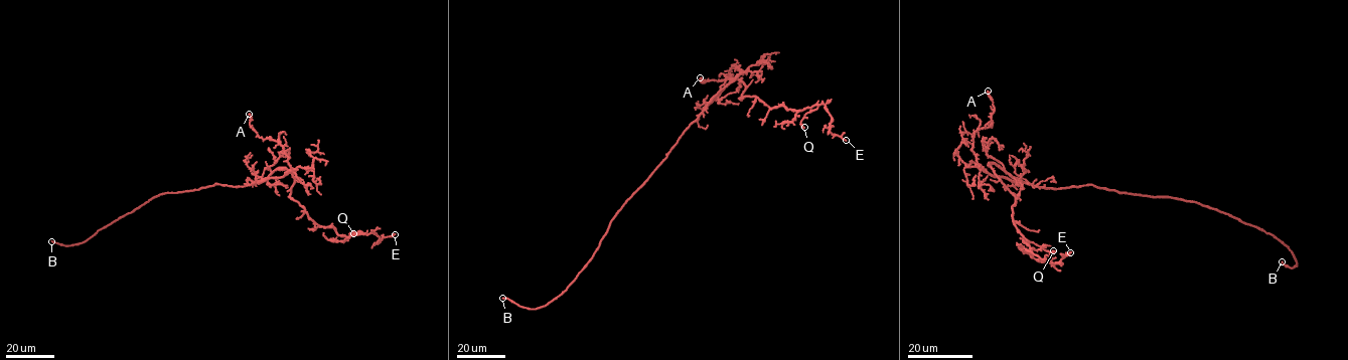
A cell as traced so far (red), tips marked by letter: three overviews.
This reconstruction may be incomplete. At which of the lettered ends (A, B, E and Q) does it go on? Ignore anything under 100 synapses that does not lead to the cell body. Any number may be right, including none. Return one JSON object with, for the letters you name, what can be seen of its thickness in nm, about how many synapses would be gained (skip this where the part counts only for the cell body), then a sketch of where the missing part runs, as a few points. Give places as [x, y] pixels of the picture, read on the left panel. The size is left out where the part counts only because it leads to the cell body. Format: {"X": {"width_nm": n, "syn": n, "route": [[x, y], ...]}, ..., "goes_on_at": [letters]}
{"B": {"width_nm": 220, "route": [[51, 241], [41, 233], [26, 233], [14, 227], [2, 213]]}, "goes_on_at": ["B"]}

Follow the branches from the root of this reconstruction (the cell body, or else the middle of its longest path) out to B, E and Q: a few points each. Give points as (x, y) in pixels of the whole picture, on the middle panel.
B: (681, 136), (667, 157), (617, 212), (592, 257), (565, 291), (537, 309), (522, 307), (502, 298)
E: (681, 136), (739, 78), (745, 85), (741, 99), (756, 97), (770, 108), (824, 104), (829, 131), (846, 140)
Q: (681, 136), (736, 78), (745, 85), (741, 99), (787, 110), (816, 105), (804, 127)

